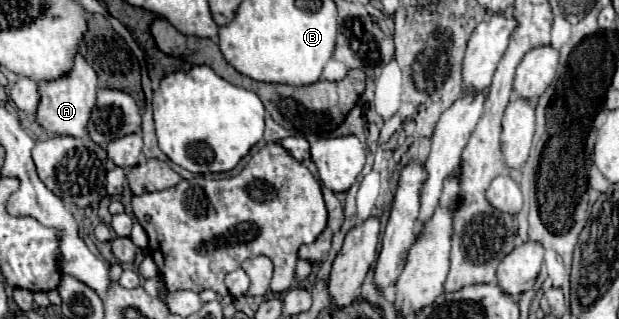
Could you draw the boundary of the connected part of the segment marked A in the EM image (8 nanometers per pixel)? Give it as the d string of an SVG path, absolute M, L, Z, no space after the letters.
M76 54L74 64L66 76L60 76L58 80L48 80L48 82L38 82L40 90L40 102L36 110L36 120L38 124L54 134L70 134L76 138L82 138L86 134L86 124L90 118L90 110L96 104L96 72L86 64L86 60Z

